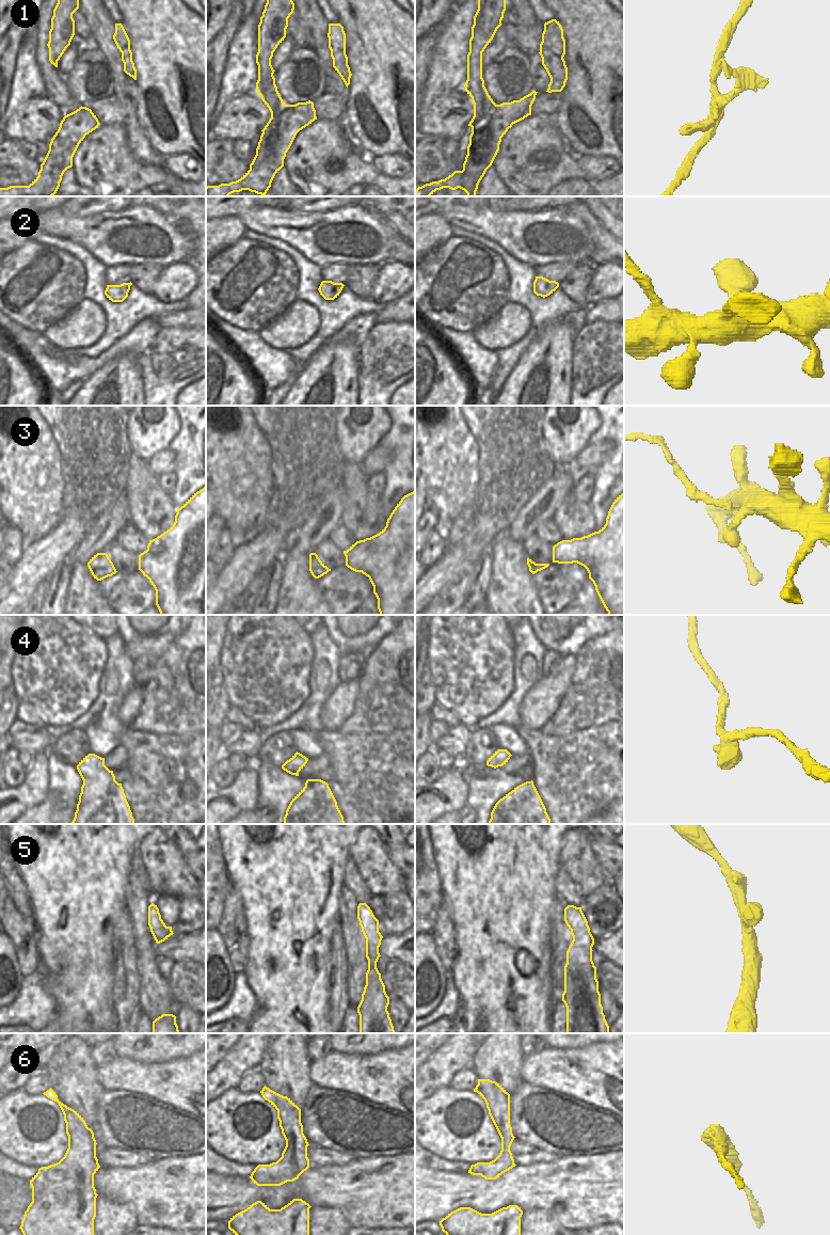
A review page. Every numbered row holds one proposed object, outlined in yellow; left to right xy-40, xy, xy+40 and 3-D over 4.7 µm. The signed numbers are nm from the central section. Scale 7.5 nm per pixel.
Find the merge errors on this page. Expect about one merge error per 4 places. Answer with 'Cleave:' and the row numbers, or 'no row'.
Cleave: 3

